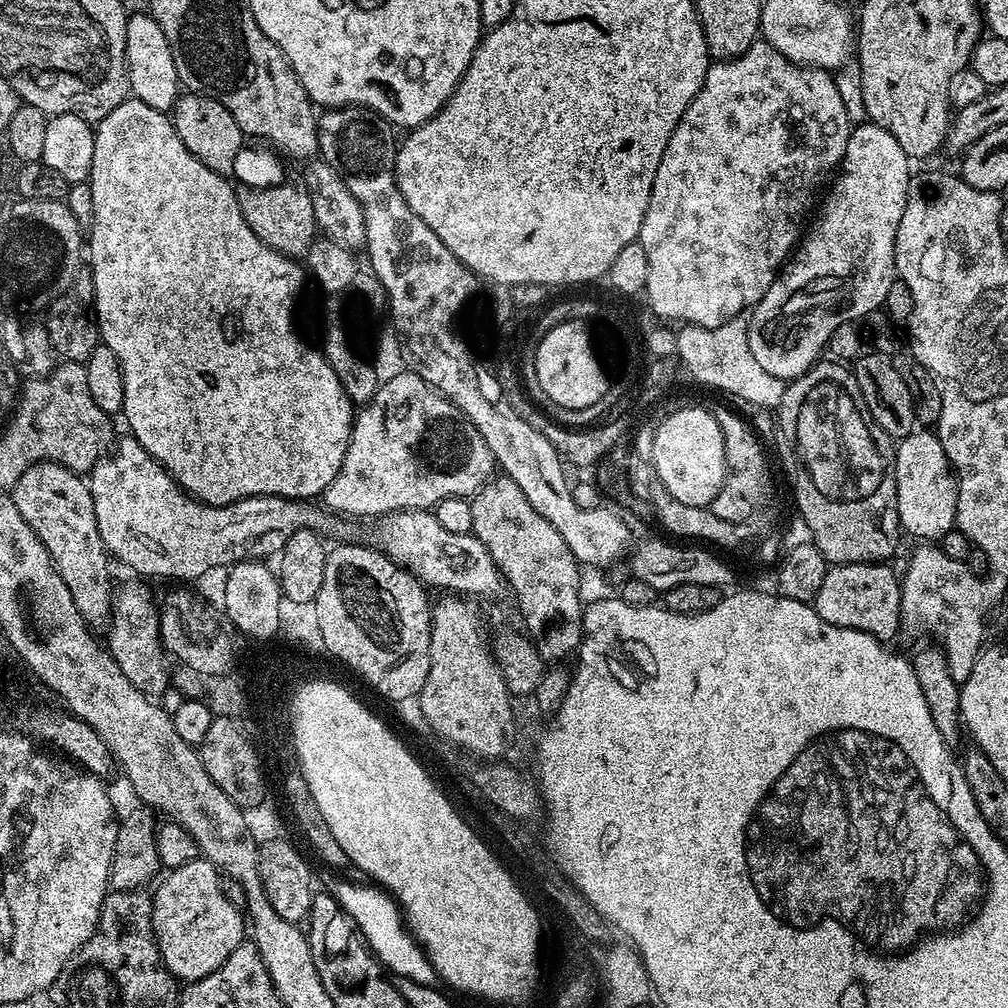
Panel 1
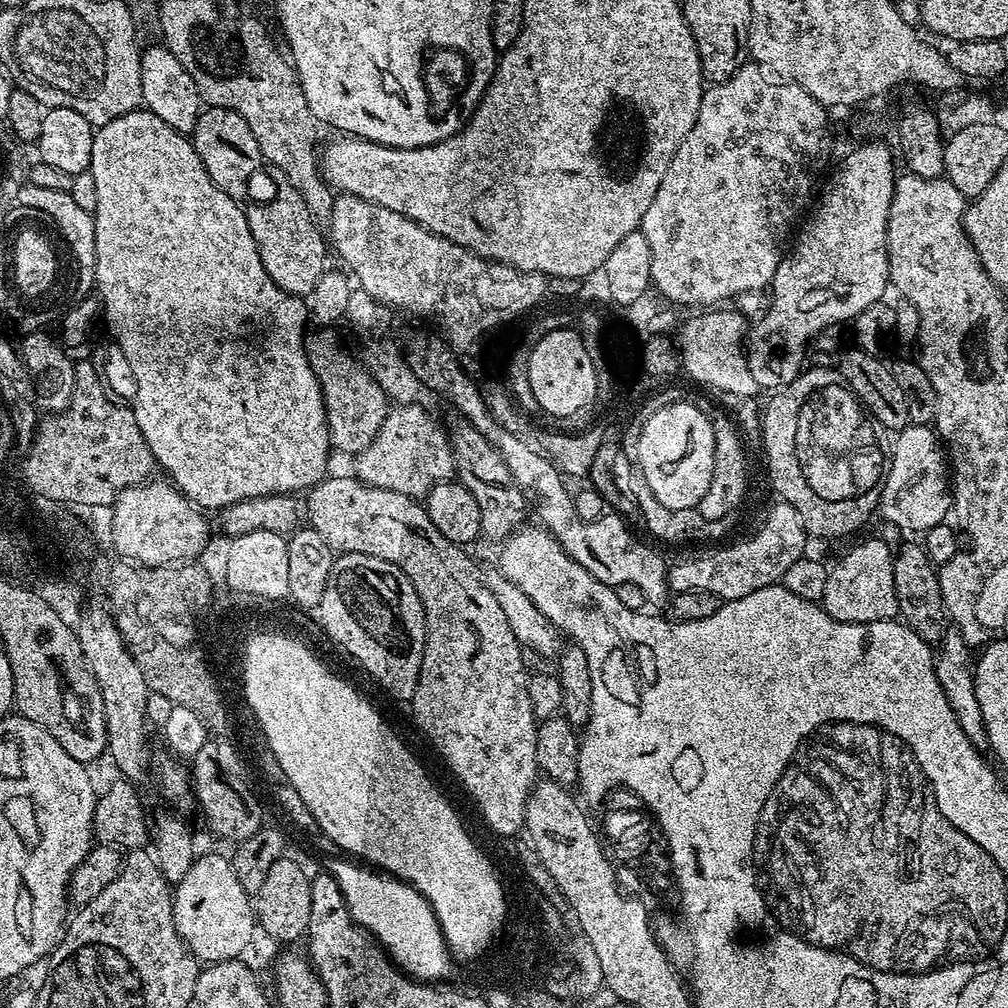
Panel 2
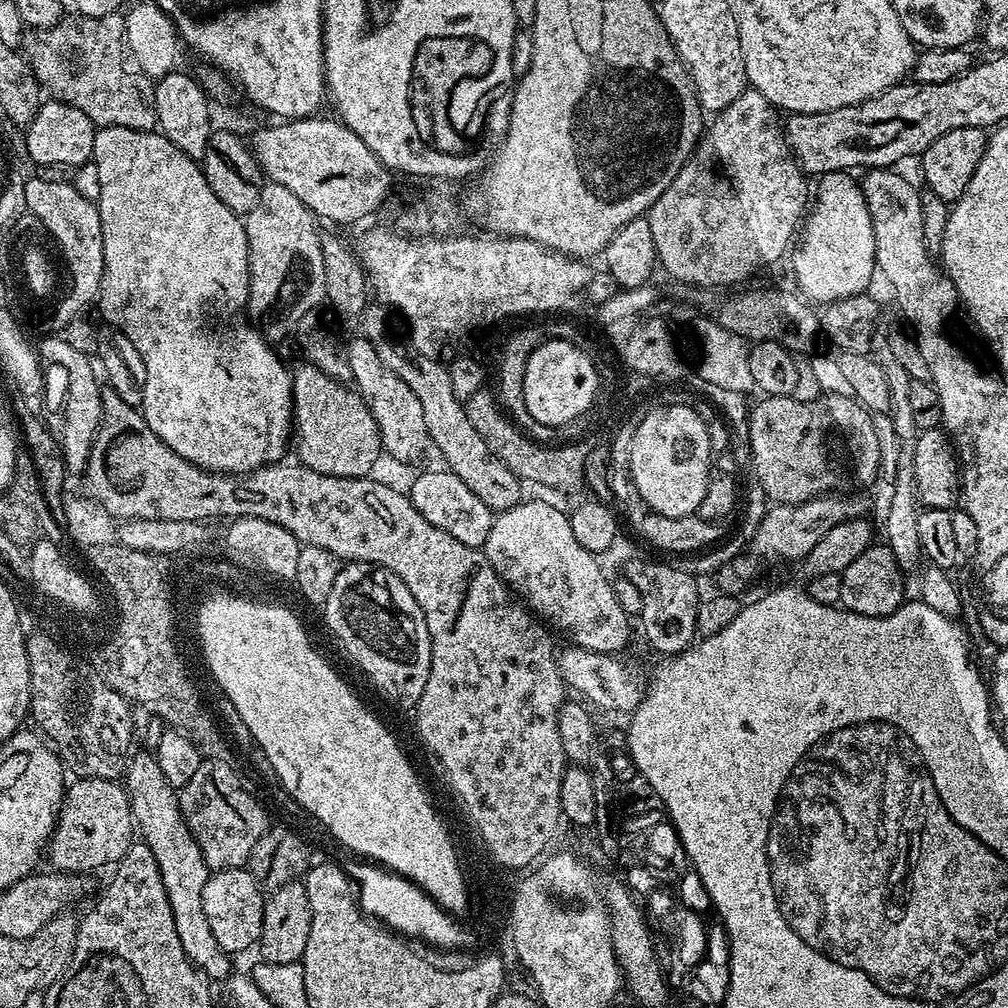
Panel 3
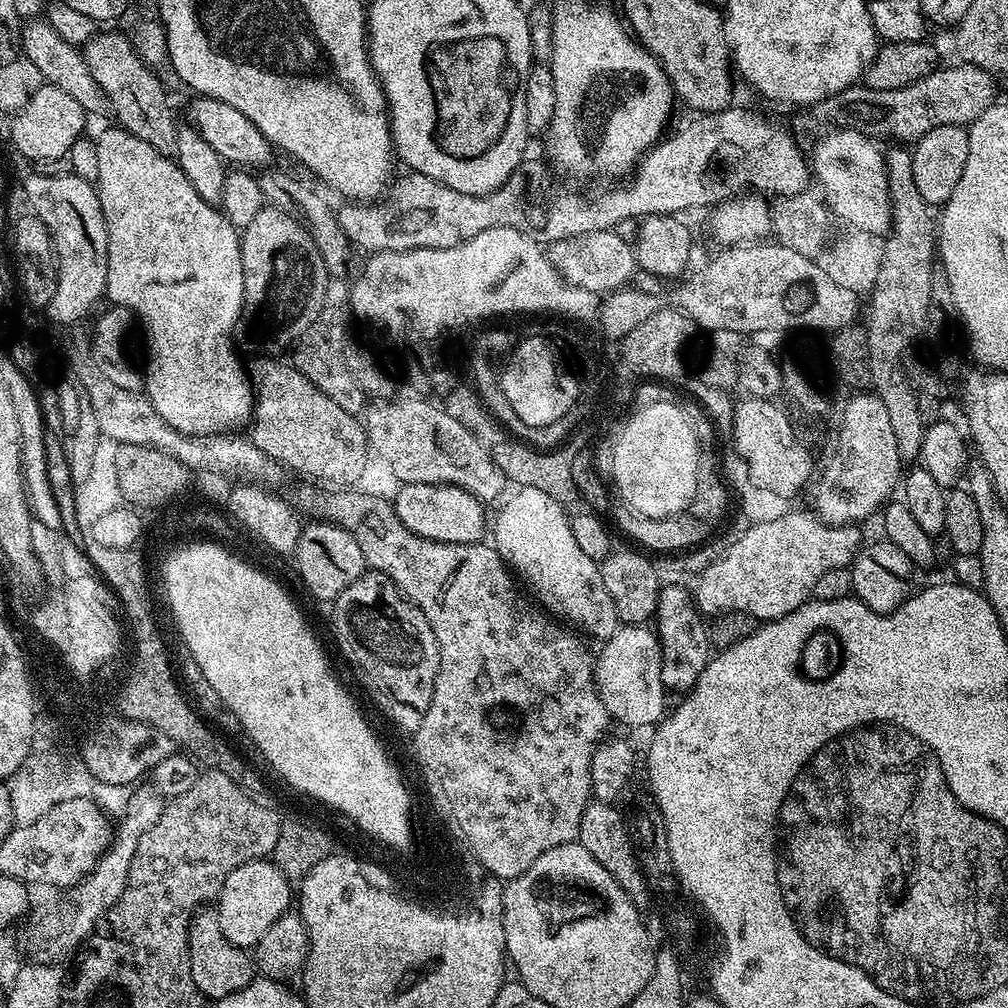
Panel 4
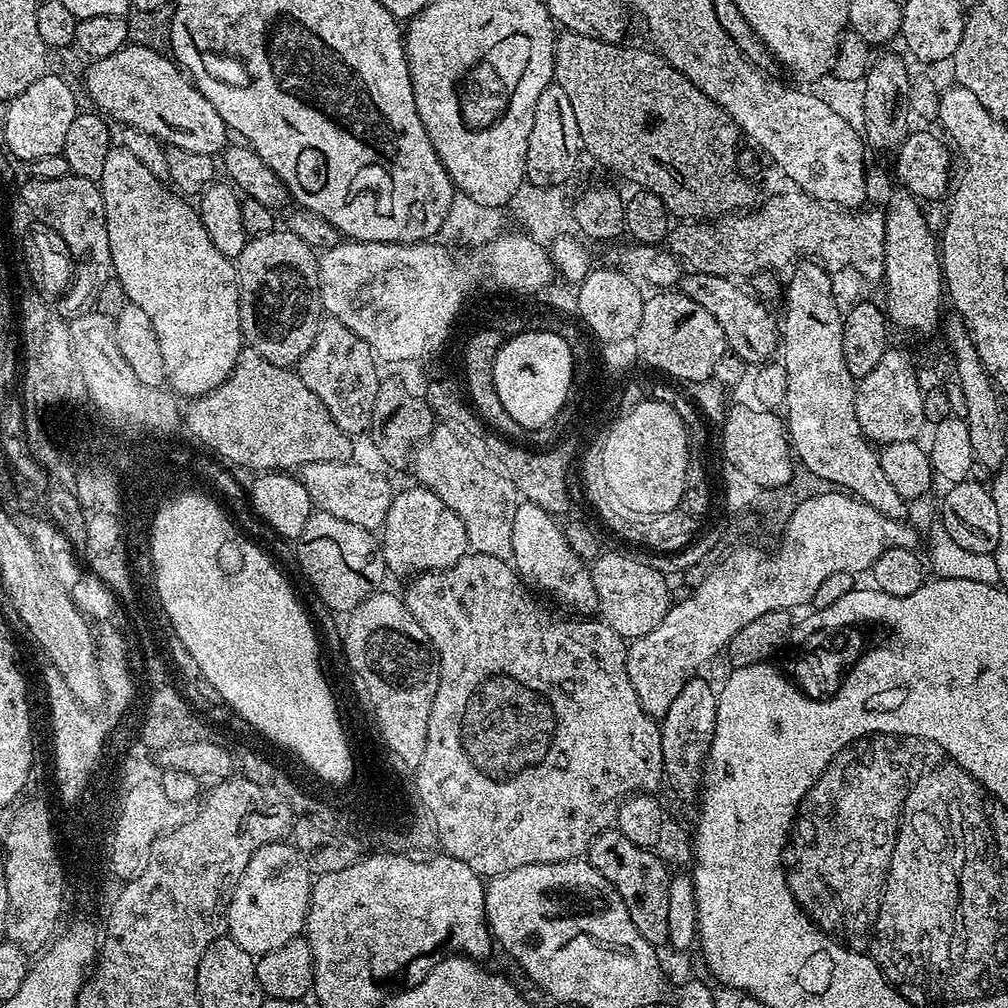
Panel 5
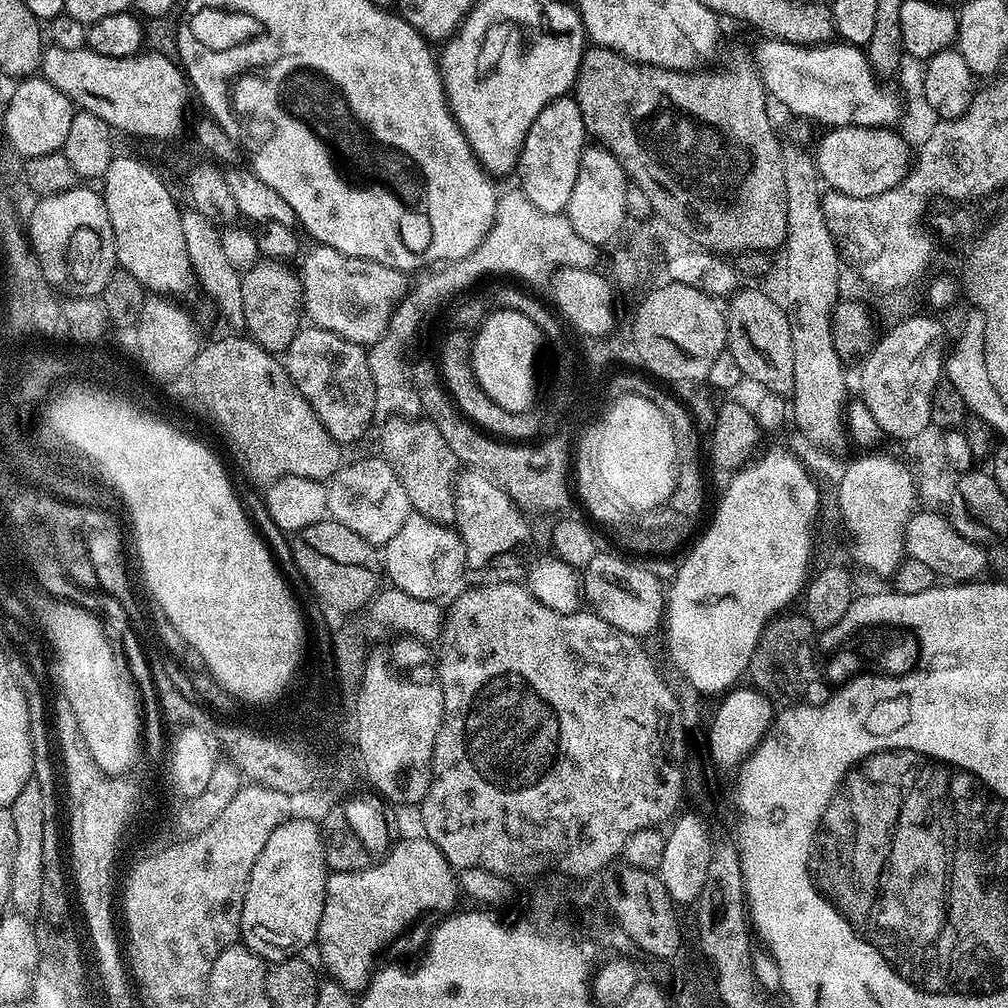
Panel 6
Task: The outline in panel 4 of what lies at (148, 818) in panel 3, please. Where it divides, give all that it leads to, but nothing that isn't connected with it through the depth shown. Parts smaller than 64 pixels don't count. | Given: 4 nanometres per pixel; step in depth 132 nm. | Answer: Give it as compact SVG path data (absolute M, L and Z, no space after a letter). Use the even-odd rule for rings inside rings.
M212 906L201 907L192 913L192 920L188 924L188 961L194 986L198 986L200 993L212 1002L242 990L254 977L253 957L245 949L234 946L230 938L222 934L218 914Z

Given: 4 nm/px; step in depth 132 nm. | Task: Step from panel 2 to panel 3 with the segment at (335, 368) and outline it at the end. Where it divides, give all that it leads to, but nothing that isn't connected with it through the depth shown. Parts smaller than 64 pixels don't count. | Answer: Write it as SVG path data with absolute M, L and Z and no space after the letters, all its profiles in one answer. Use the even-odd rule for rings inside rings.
M301 361L292 373L292 407L293 425L298 438L299 463L304 467L314 470L316 473L326 474L332 477L358 477L368 476L371 468L382 457L382 445L380 443L380 431L378 422L374 420L374 414L370 412L364 399L353 387L330 379L308 361Z

